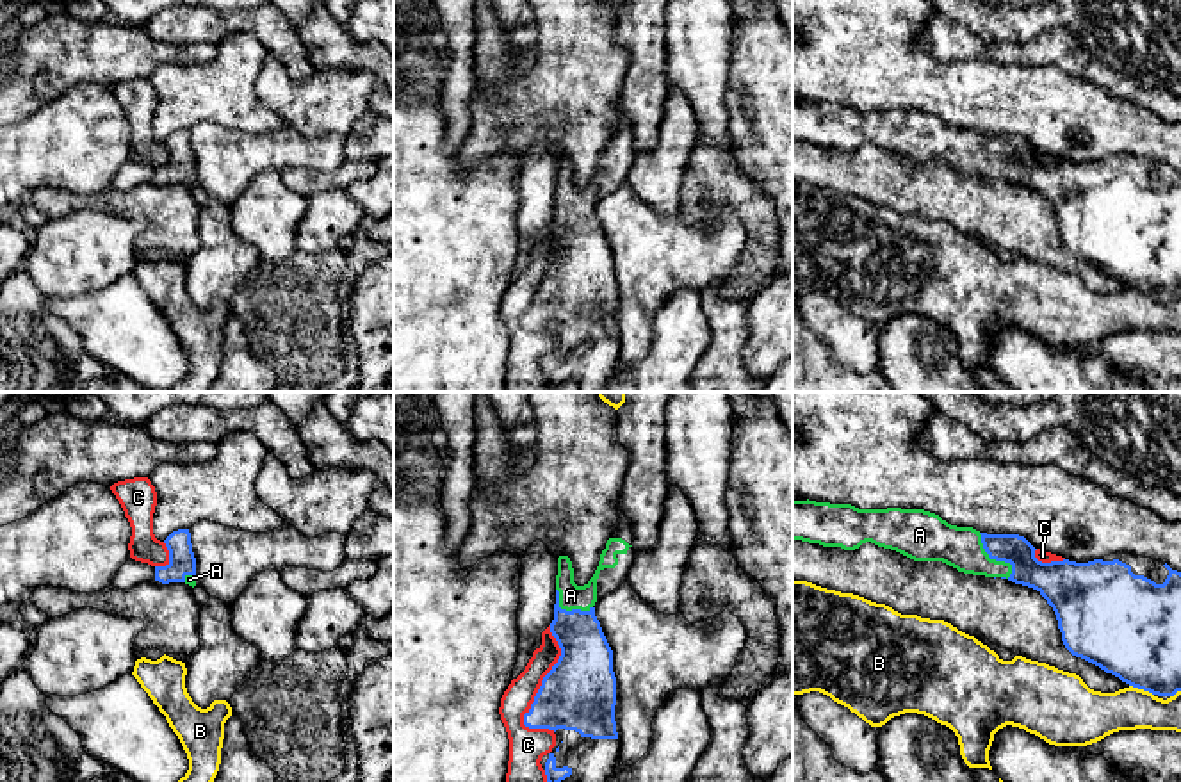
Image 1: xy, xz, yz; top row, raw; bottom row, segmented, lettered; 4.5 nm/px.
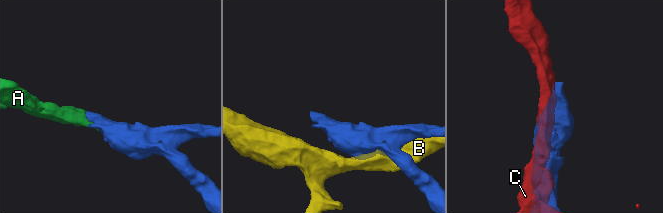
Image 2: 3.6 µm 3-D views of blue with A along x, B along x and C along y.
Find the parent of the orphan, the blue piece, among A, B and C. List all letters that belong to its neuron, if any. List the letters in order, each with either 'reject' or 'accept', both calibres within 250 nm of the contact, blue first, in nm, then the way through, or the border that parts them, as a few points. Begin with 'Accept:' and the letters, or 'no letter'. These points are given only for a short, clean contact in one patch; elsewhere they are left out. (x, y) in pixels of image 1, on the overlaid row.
Accept: A
A: accept; 140 nm thick on the blue side, 190 nm on the other; runs through yz (1046, 578), (1012, 558), (994, 558), (961, 547)
B: reject; 420 nm thick on the blue side, 220 nm on the other
C: reject; 340 nm thick on the blue side, 140 nm on the other

